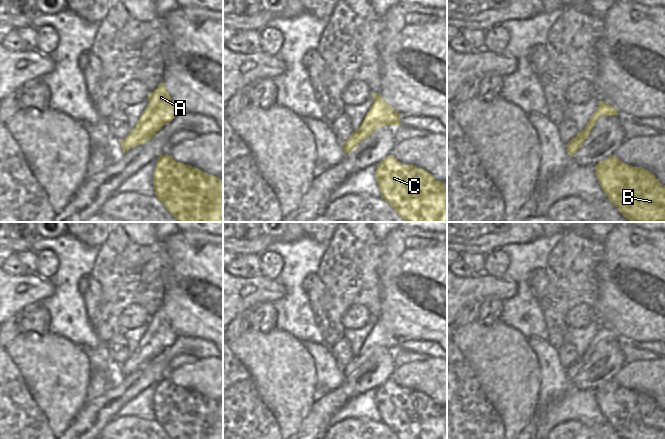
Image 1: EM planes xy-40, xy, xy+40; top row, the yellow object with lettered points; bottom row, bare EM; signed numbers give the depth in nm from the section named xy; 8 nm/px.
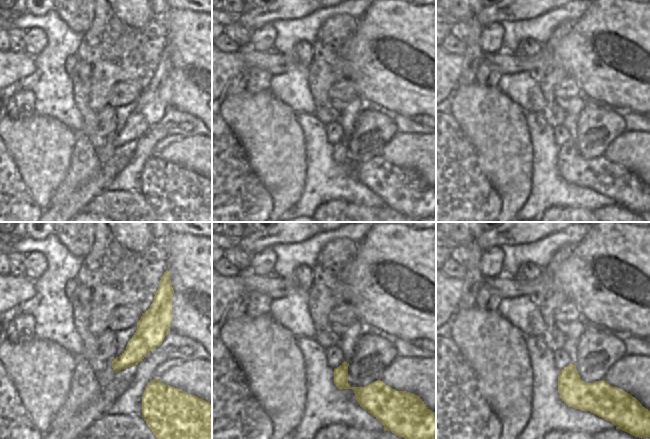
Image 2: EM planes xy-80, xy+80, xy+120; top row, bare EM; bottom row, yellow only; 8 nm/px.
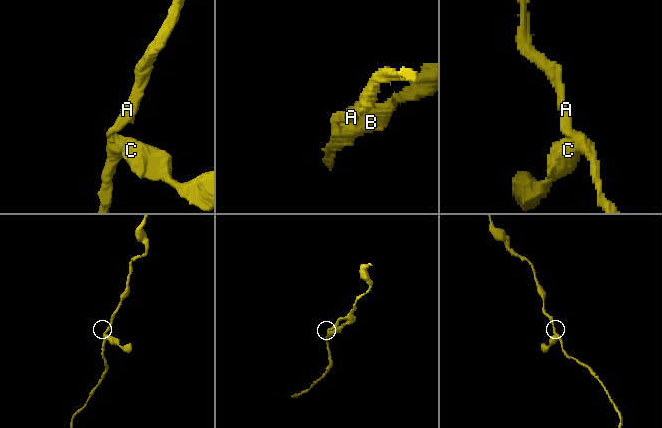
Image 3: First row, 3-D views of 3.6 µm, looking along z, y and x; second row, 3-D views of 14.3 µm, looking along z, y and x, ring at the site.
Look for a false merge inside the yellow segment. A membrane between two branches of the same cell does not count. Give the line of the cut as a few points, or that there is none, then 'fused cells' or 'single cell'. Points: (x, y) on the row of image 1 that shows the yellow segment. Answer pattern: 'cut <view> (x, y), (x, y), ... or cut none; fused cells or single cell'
cut none; single cell

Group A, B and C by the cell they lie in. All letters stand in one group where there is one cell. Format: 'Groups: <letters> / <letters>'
Groups: A B C.

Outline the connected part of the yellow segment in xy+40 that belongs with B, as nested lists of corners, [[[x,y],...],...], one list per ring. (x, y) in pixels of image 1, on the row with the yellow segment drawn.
[[[614,155],[596,164],[595,174],[608,199],[631,222],[665,221],[665,185],[653,173],[628,165]]]

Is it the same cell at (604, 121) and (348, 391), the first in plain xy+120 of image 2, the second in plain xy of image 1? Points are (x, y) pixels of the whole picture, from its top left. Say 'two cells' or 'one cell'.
one cell

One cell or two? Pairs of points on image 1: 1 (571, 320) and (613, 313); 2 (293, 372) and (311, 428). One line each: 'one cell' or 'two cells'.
1: two cells
2: two cells

